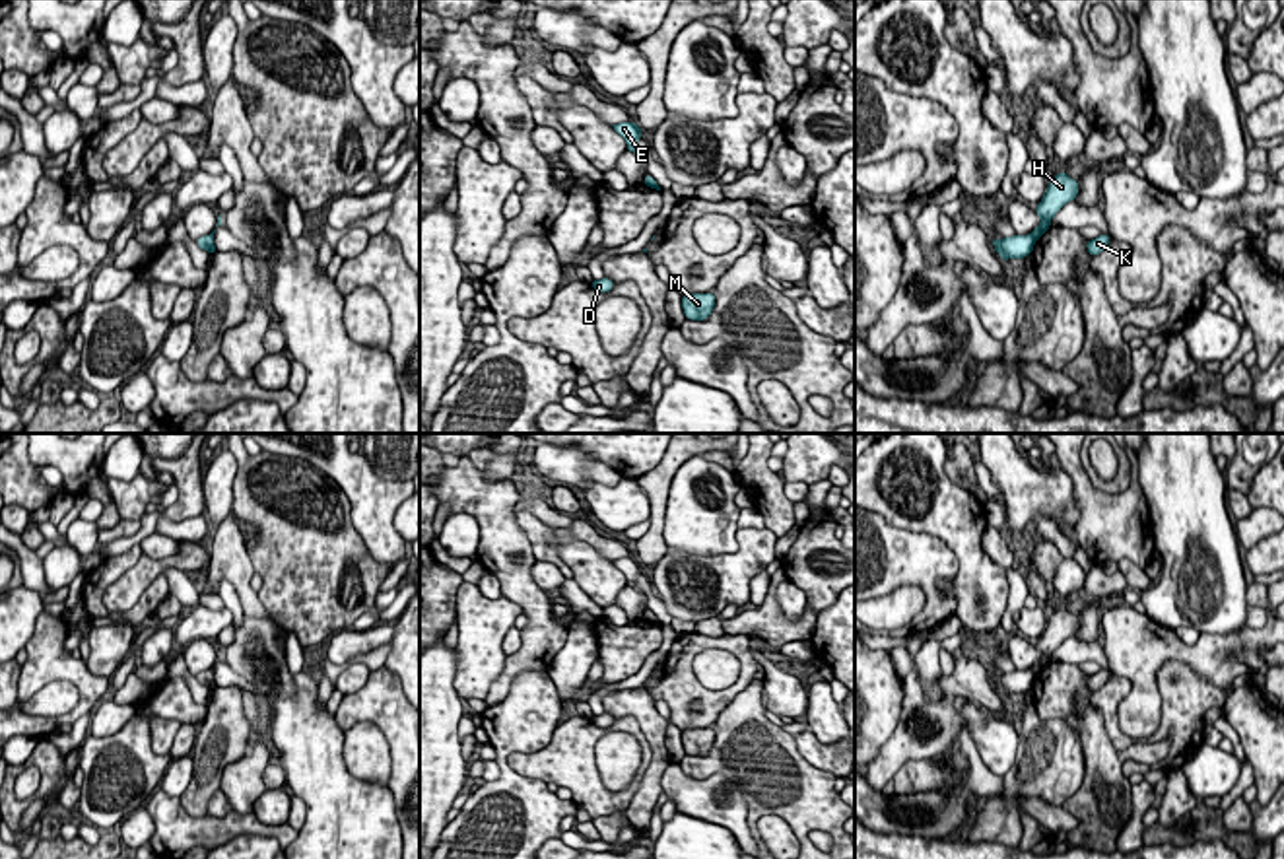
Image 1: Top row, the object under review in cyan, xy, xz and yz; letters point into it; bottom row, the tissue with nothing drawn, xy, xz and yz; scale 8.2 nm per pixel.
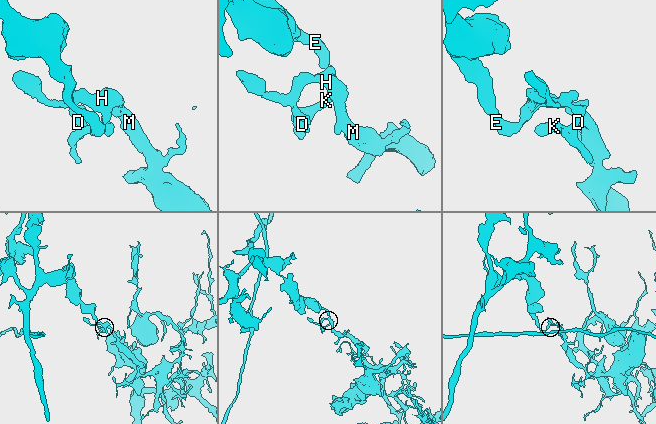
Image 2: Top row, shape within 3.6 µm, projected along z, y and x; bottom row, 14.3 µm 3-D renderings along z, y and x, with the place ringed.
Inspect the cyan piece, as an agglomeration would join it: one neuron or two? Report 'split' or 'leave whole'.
split

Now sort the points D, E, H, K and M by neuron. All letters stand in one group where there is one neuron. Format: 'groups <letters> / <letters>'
groups D H K M / E

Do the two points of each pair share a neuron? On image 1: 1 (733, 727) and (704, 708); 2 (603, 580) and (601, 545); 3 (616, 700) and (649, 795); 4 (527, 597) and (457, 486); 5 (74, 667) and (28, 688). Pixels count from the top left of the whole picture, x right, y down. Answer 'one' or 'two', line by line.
1: two
2: two
3: one
4: one
5: one

